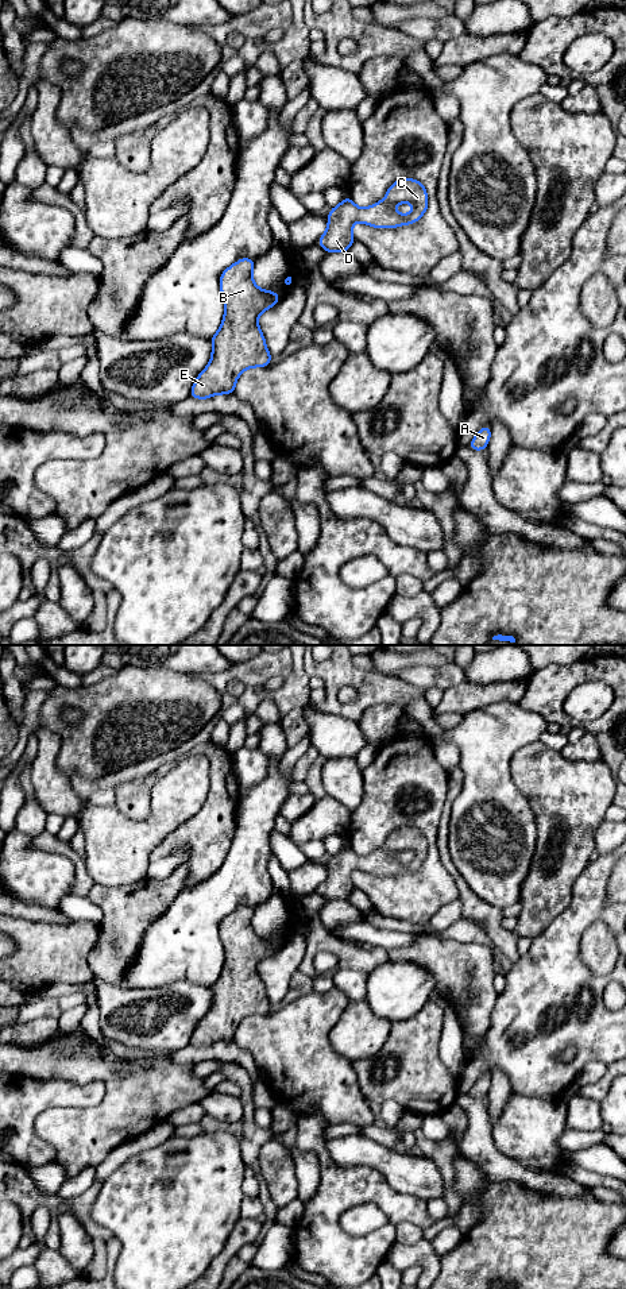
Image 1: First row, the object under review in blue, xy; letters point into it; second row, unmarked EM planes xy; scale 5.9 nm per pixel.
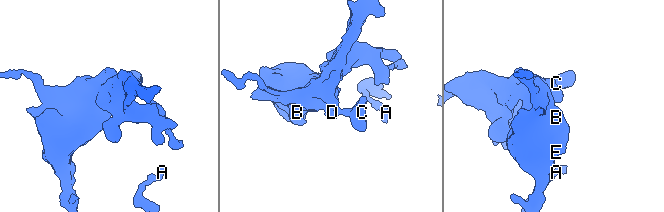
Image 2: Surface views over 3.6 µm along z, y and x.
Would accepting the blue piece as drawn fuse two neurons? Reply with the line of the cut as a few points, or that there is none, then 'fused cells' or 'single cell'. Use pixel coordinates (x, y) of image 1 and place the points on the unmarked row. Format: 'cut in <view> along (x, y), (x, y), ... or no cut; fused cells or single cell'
no cut; single cell

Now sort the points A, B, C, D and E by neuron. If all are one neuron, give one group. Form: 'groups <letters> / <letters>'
groups A B C D E

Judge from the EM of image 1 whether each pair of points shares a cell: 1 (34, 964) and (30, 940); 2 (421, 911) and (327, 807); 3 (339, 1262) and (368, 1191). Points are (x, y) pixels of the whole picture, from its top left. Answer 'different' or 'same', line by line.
1: same
2: different
3: same

